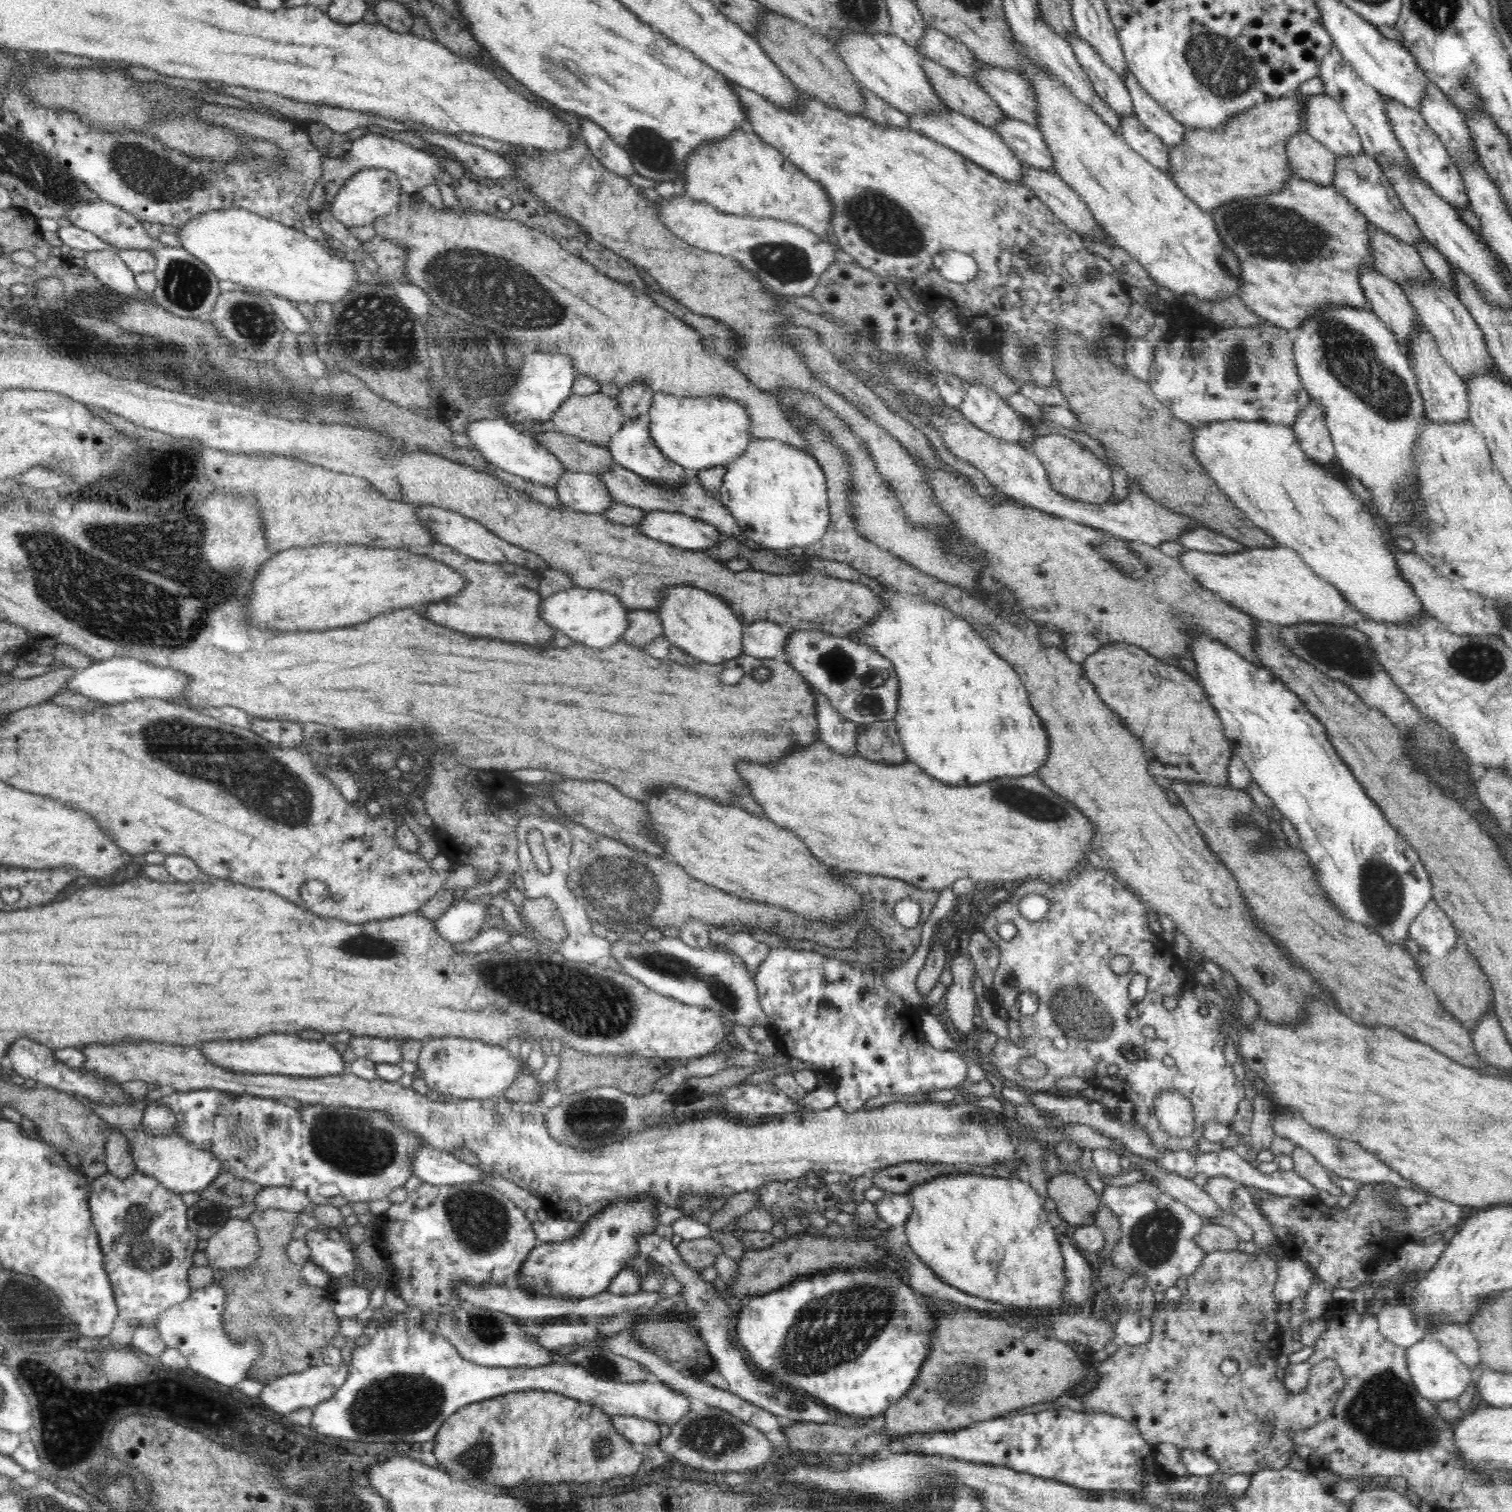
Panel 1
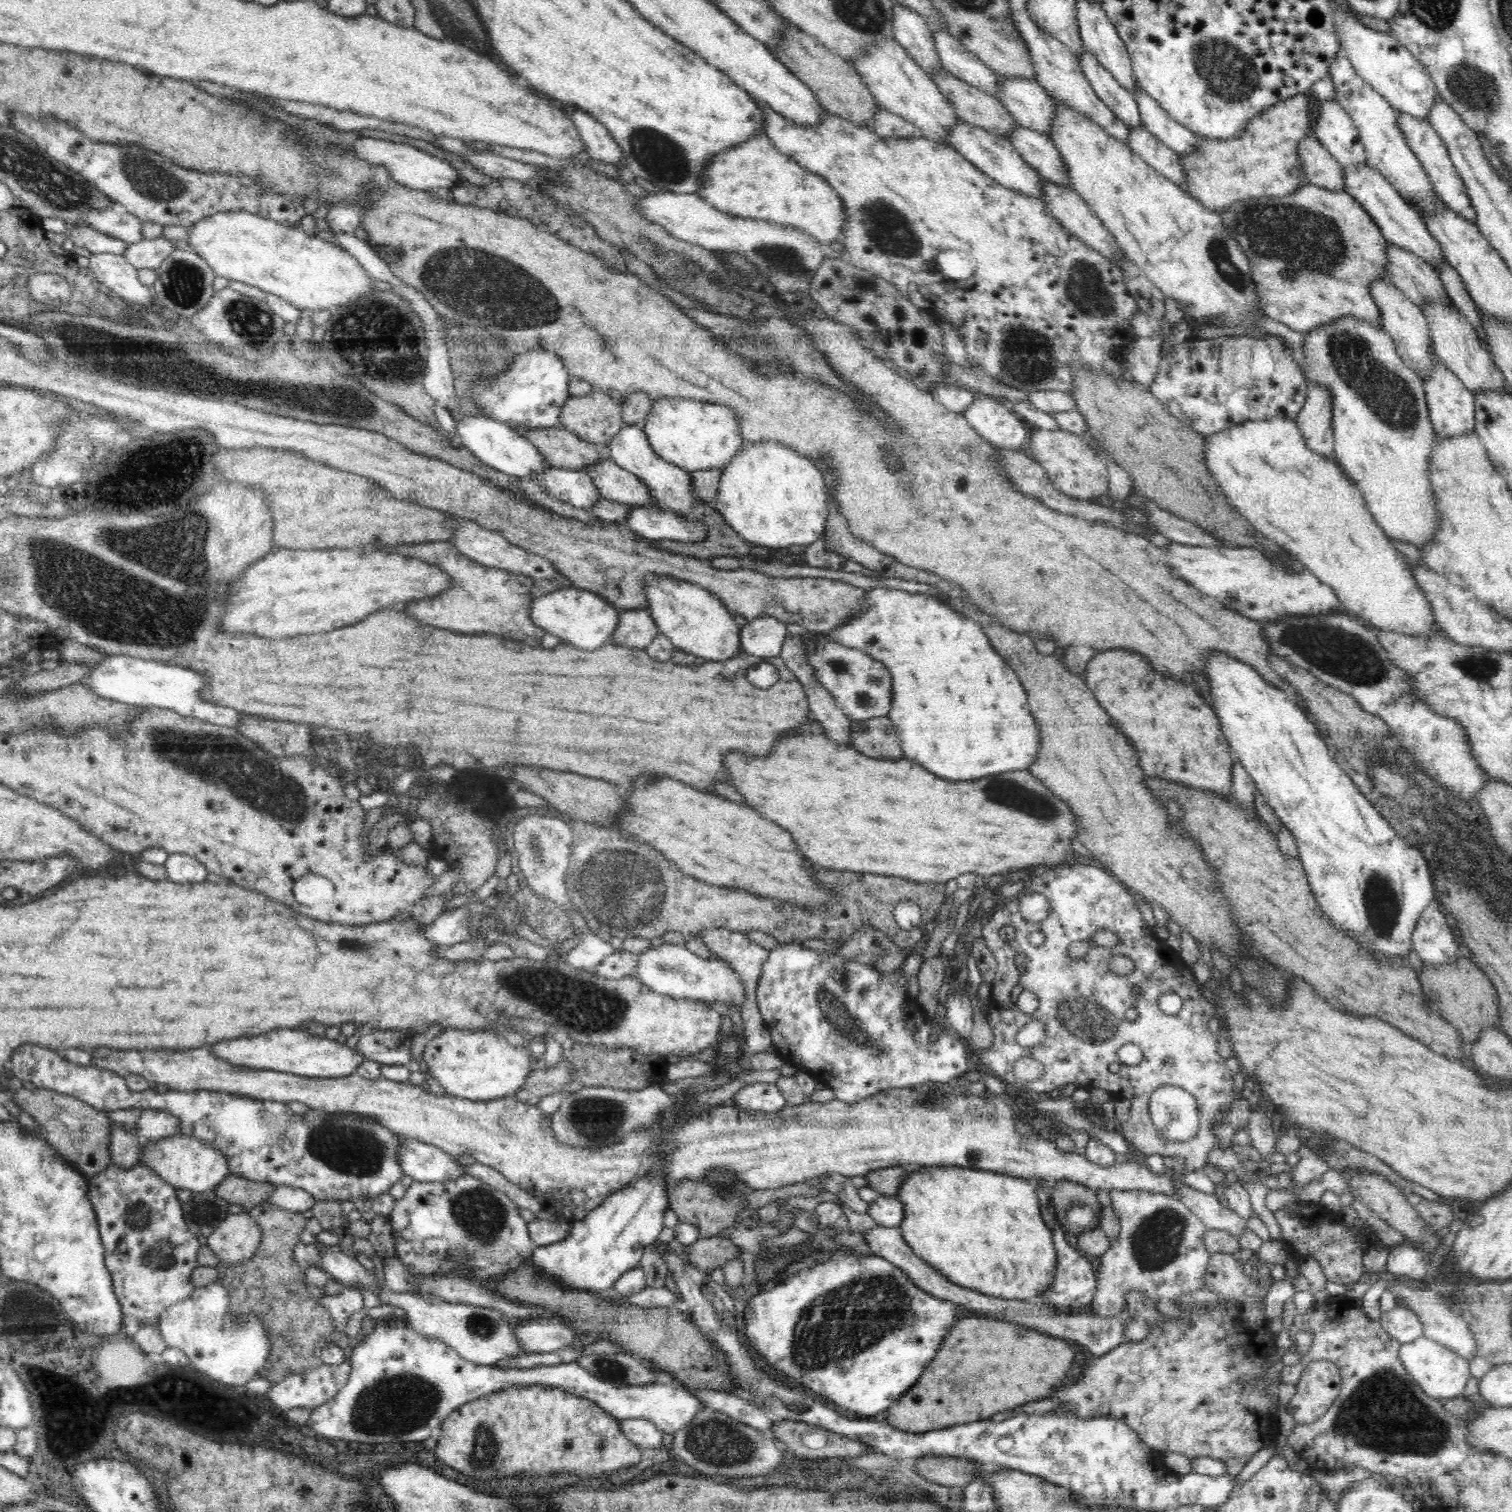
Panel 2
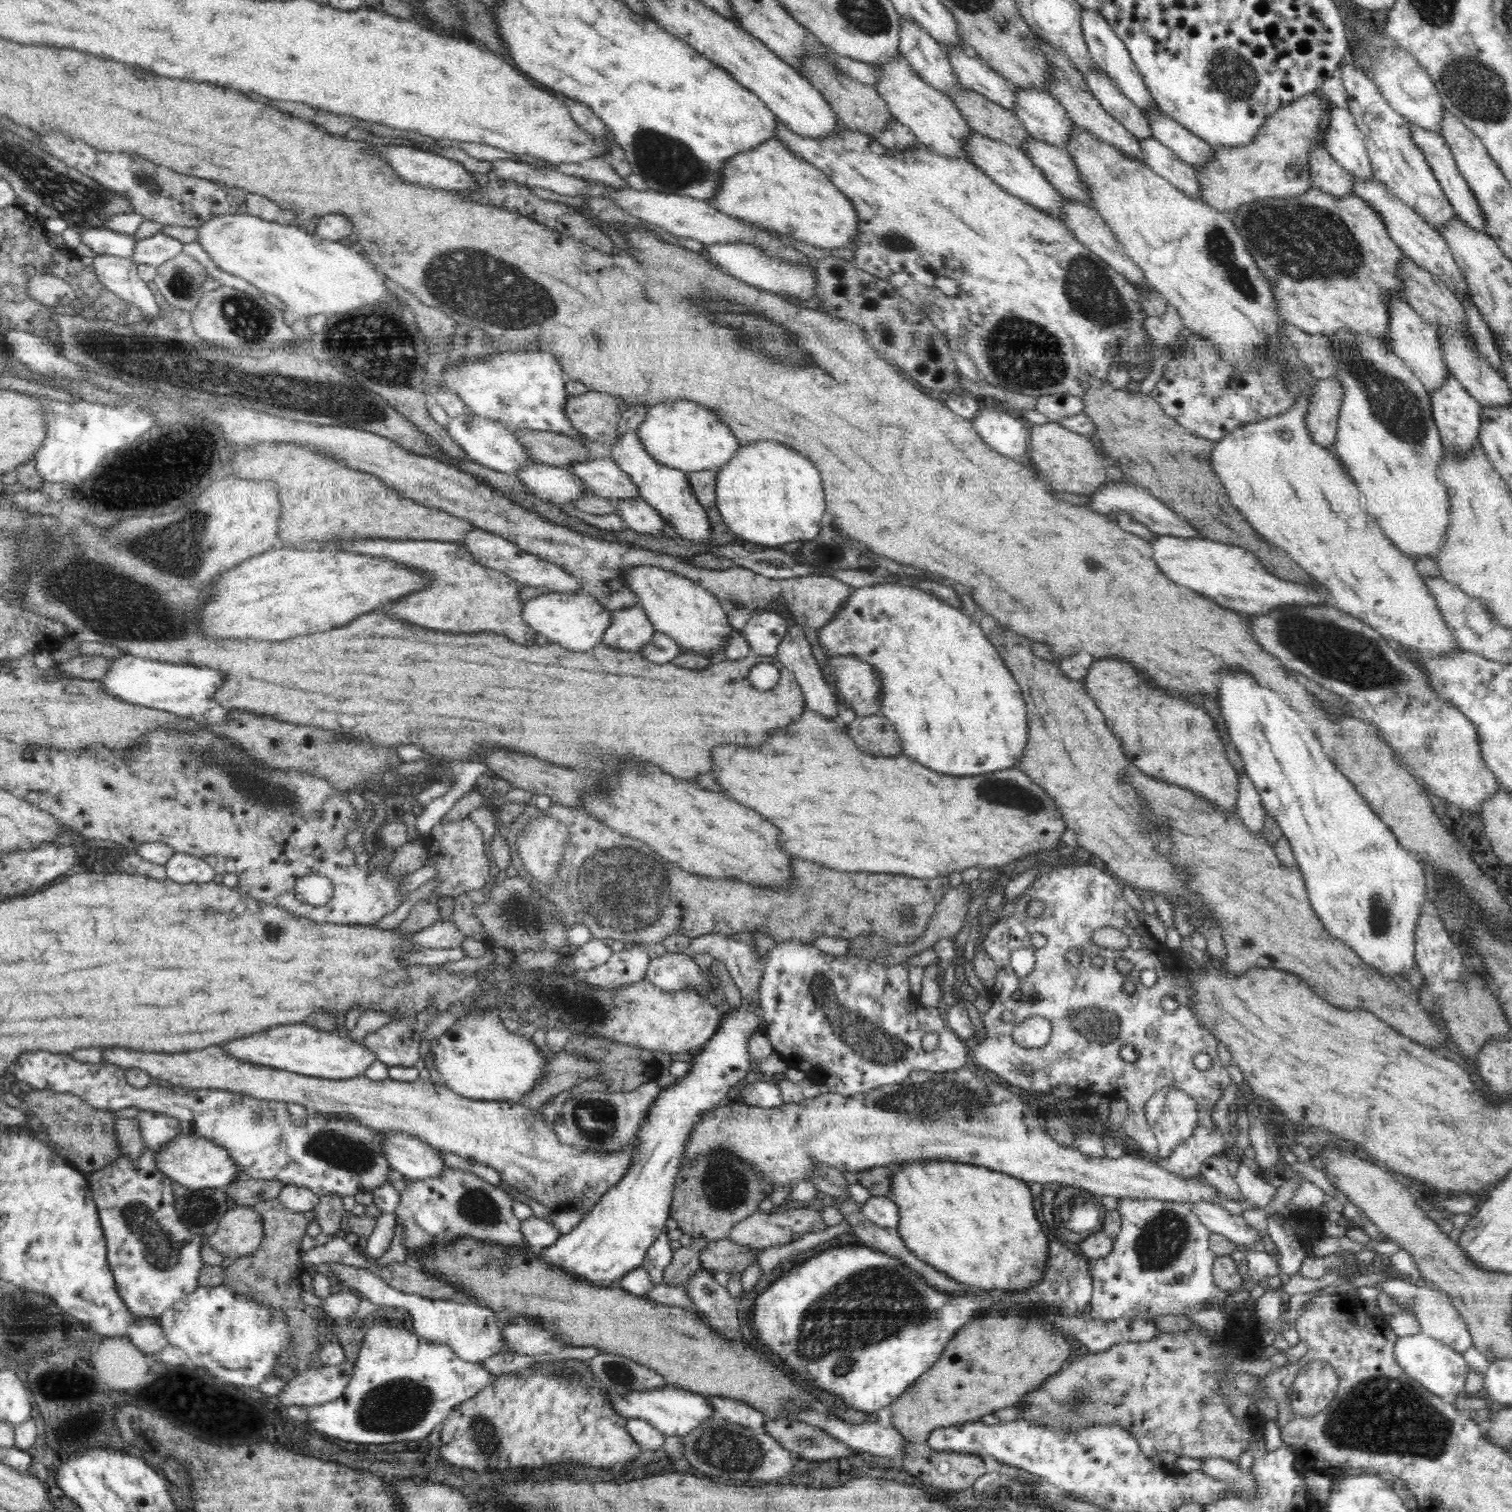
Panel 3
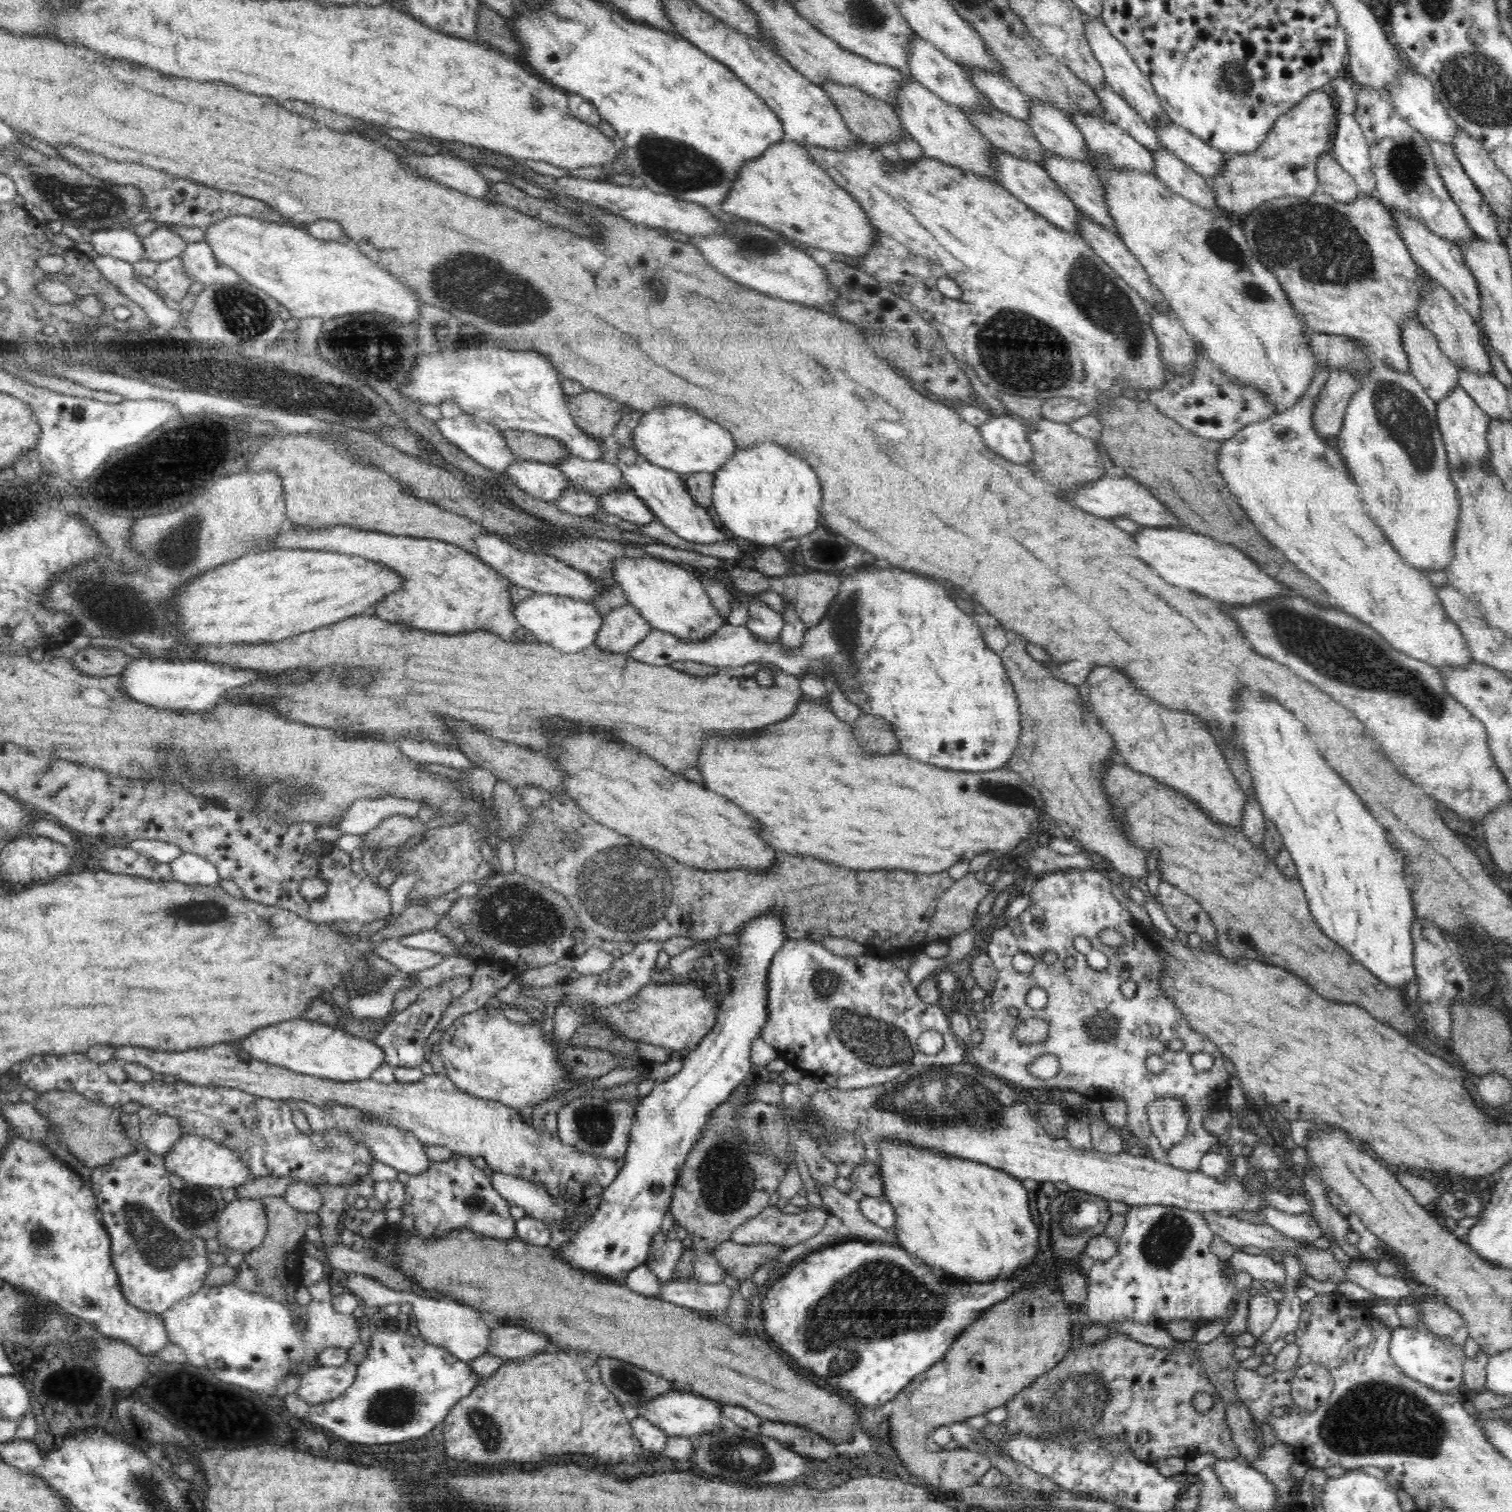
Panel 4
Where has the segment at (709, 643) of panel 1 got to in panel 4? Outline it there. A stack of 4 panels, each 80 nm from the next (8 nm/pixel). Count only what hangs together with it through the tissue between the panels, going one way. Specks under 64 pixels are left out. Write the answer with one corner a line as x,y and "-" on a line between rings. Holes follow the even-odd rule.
620,557
613,560
613,575
616,587
621,586
626,593
628,604
635,606
654,629
672,633
684,641
696,642
709,639
714,631
726,624
697,574
676,563
652,557

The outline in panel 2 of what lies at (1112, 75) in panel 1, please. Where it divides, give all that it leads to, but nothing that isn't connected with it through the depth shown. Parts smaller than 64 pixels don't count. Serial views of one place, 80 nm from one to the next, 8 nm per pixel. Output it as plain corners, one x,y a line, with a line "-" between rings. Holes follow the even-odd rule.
1085,48
1080,54
1079,62
1083,68
1085,77
1089,80
1094,92
1106,106
1113,110
1113,113
1126,123
1129,128
1138,128
1143,126
1140,119
1140,111
1138,103
1131,92
1128,92
1114,78
1114,75
1106,70
1098,61
1097,58

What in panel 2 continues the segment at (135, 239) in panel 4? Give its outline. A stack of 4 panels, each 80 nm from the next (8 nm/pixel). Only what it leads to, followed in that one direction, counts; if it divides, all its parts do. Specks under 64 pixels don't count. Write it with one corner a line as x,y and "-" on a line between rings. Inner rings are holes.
68,226
66,237
72,239
76,246
87,248
91,253
110,253
116,255
124,255
129,244
119,240
118,238
111,238
98,230
90,227

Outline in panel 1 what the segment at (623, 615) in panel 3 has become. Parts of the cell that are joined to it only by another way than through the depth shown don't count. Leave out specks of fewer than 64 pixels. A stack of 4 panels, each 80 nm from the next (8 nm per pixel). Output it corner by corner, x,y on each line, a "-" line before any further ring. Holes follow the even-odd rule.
630,610
627,614
628,626
621,640
635,647
644,648
658,636
663,635
656,610

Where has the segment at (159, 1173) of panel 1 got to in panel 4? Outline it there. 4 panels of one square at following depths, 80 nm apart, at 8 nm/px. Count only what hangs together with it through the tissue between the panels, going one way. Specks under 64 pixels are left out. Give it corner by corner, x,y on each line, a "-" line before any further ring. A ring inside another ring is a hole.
183,1135
166,1154
165,1166
168,1172
180,1176
187,1183
218,1188
238,1188
254,1180
246,1162
239,1158
239,1153
218,1144
211,1138
198,1135

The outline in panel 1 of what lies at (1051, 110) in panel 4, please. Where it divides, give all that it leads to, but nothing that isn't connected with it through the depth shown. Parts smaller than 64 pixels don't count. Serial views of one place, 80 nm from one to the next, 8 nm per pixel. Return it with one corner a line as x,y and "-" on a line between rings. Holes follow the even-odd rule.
978,61
976,82
1010,118
1038,127
1038,101
1028,80
1015,71

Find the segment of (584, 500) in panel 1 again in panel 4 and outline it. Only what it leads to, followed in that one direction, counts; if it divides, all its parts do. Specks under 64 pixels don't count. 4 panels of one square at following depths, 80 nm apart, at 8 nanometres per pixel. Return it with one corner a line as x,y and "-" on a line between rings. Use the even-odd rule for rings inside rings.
514,461
508,468
506,468
504,474
508,475
512,482
518,488
524,489
527,495
543,501
552,501
563,495
563,492
568,489
572,489
568,486
566,477
555,467
554,464
541,463
538,461

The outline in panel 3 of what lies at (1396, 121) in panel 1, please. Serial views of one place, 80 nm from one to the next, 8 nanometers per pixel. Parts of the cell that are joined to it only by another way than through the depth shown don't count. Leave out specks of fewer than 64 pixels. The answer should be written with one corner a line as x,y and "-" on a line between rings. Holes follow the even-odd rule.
1413,124
1408,125
1410,125
1410,129
1412,129
1412,139
1414,139
1414,143
1416,143
1416,145
1422,149
1422,153
1426,155
1426,161
1428,161
1430,169
1434,171
1434,175
1436,175
1440,187
1442,187
1442,192
1446,195
1446,199
1450,204
1452,204
1458,219
1466,222
1468,227
1472,227
1472,229
1487,235
1487,222
1484,219
1481,207
1474,197
1472,189
1468,186
1468,181
1466,181
1462,173
1460,173
1460,169
1456,166
1456,161
1454,161
1454,155
1452,155
1450,145
1446,143
1446,140
1444,140
1444,137
1442,137
1440,133
1436,134
1435,132
1424,130

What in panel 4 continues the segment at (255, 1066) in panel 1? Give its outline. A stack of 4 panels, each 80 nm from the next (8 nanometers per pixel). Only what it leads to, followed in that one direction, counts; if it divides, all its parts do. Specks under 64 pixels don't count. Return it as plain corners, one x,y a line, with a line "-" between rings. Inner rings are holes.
286,1020
274,1026
266,1026
262,1030
256,1030
246,1038
237,1042
240,1051
246,1051
252,1058
273,1065
283,1066
293,1070
295,1073
311,1074
315,1077
331,1078
335,1081
350,1082
354,1080
366,1080
371,1078
372,1072
386,1063
386,1055
382,1047
374,1041
361,1039
350,1035
344,1029
334,1025
328,1025
310,1020

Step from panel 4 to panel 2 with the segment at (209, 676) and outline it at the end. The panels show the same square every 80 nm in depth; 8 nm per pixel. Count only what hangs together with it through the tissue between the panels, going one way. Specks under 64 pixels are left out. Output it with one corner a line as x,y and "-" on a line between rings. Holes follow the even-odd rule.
110,655
98,662
96,668
84,679
90,691
100,698
112,702
138,707
158,707
172,710
182,717
192,717
204,722
235,728
240,724
240,713
232,708
217,706
200,698
200,690
208,684
206,675
189,667
172,666
149,658
134,658
126,655

